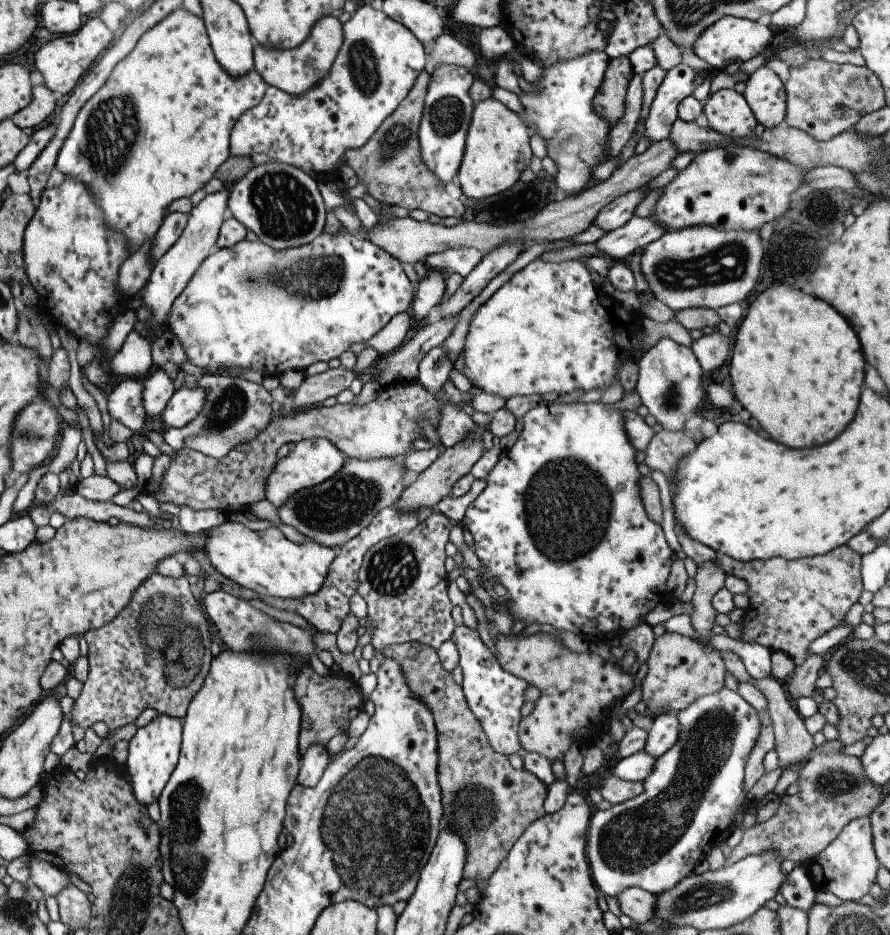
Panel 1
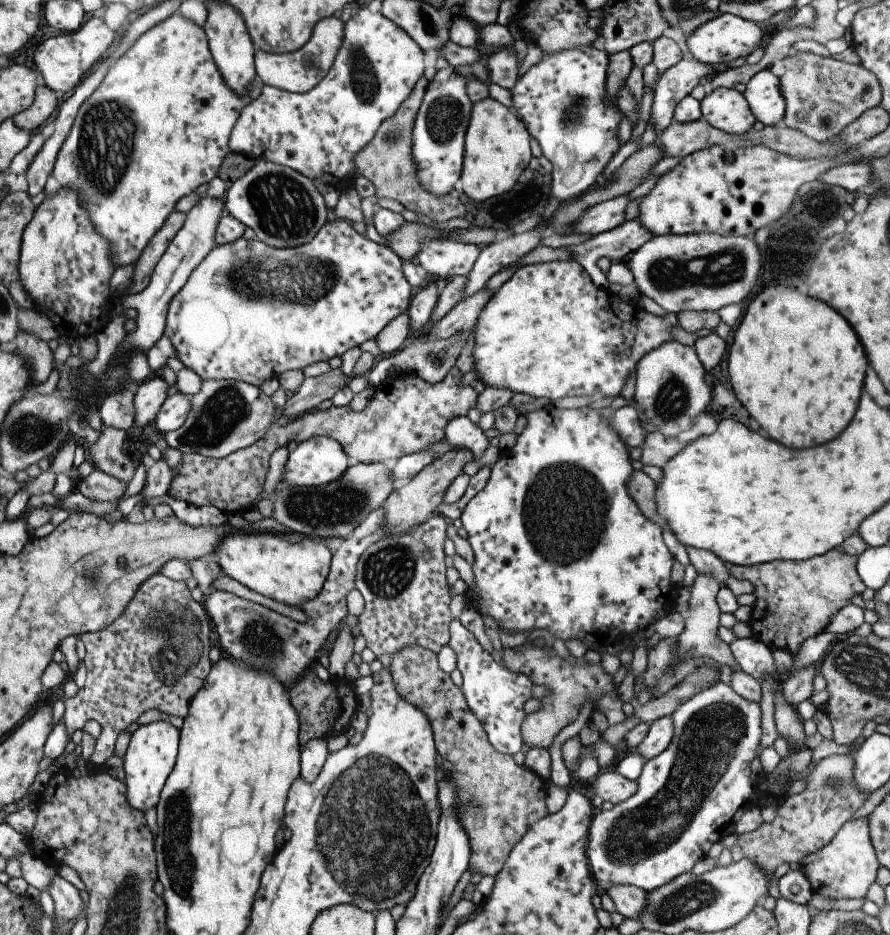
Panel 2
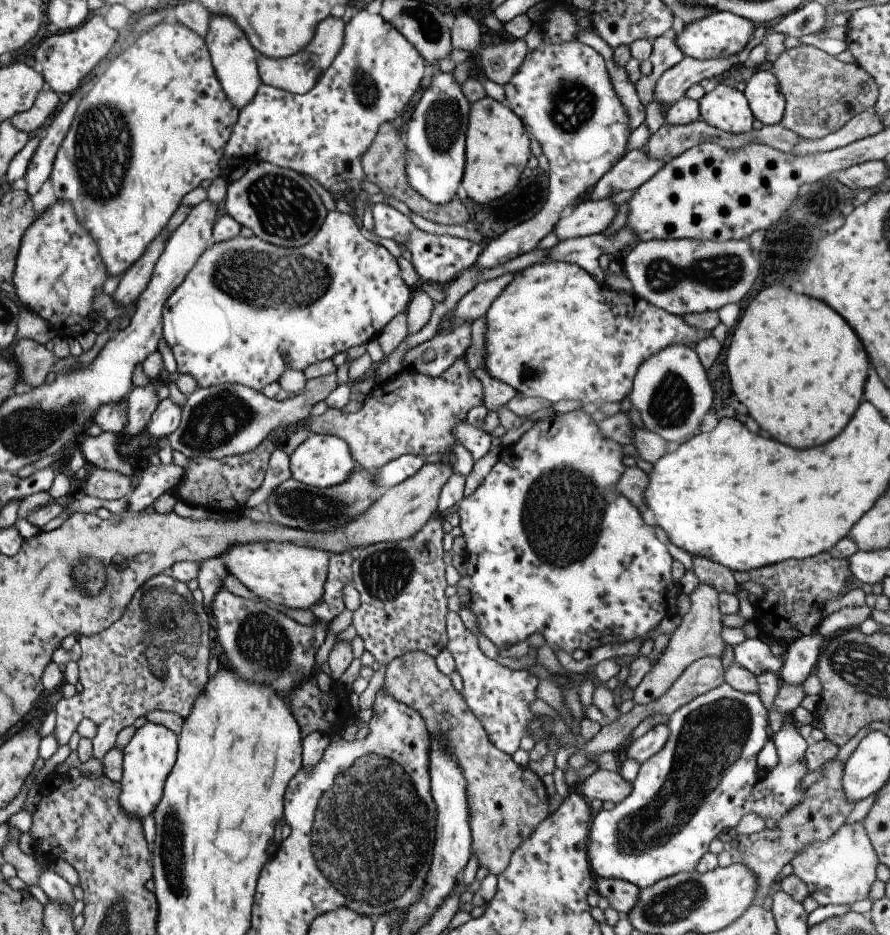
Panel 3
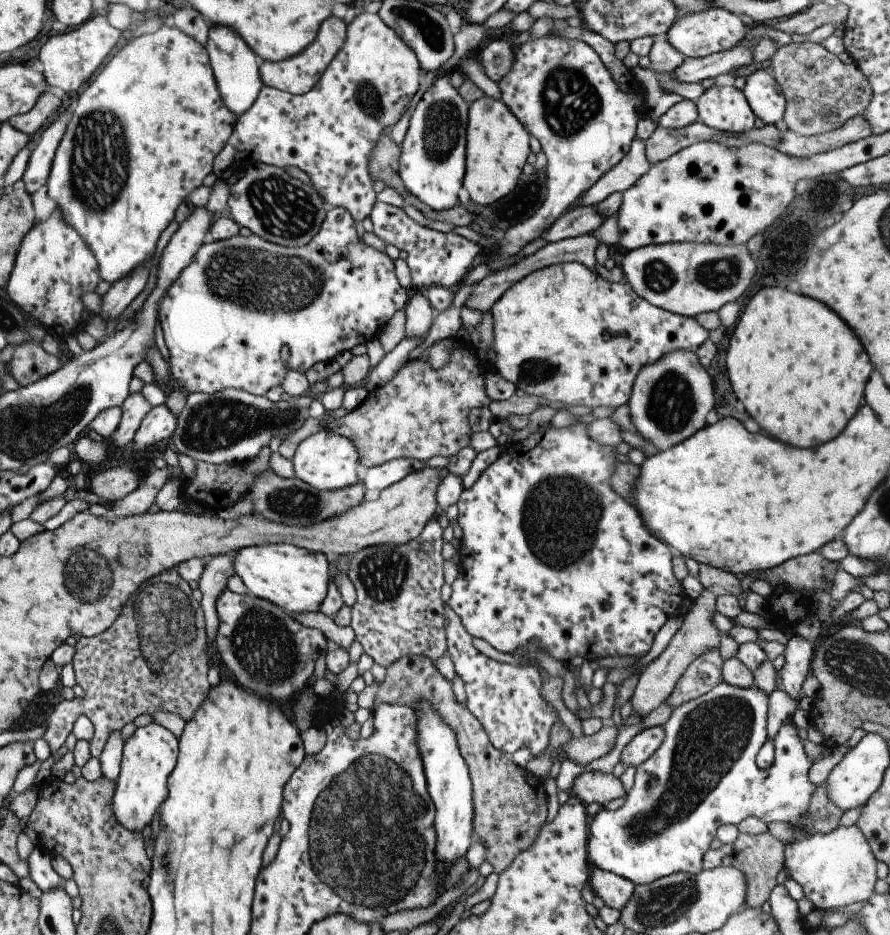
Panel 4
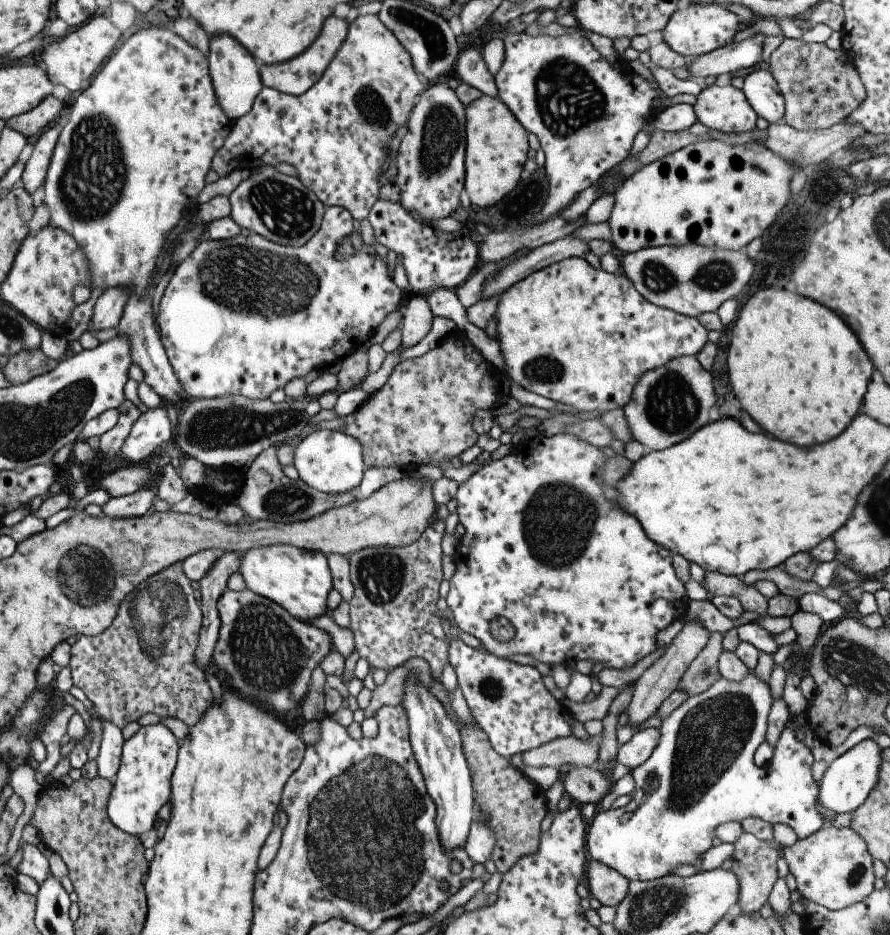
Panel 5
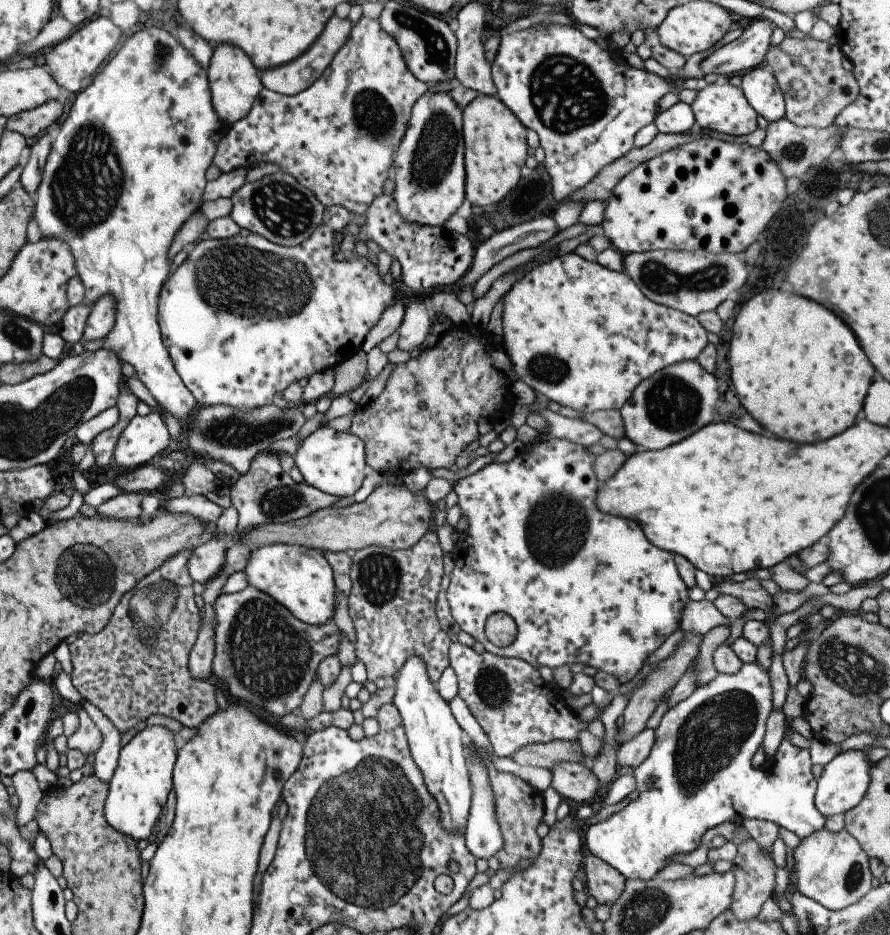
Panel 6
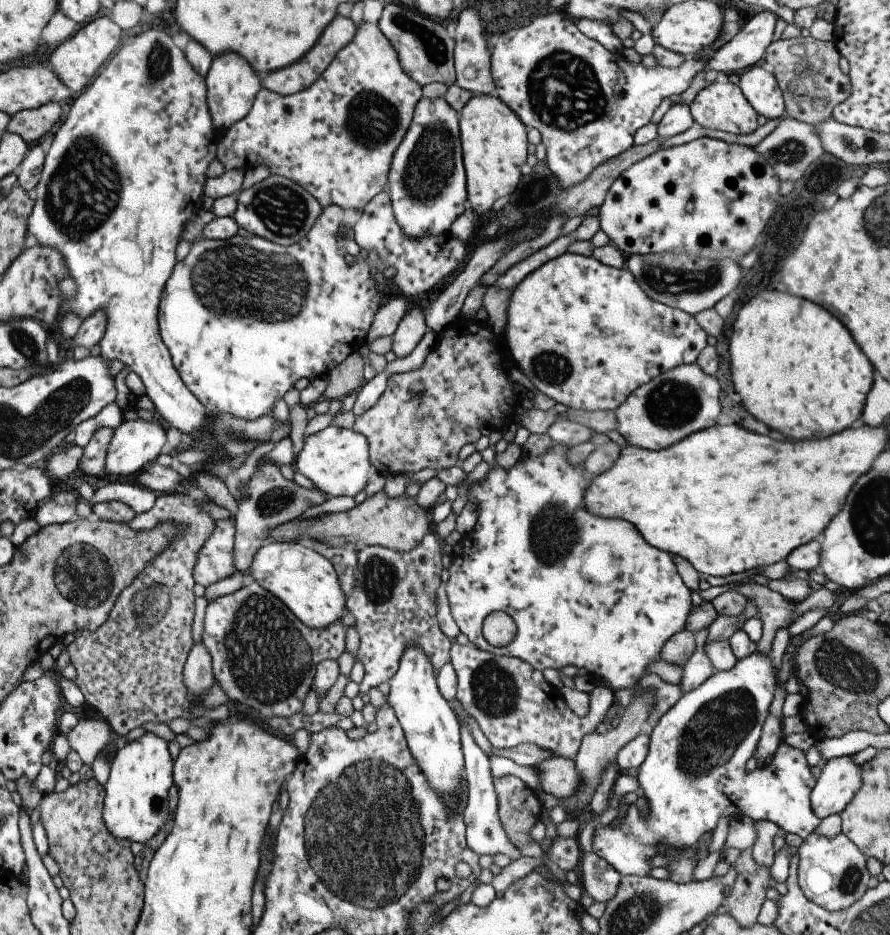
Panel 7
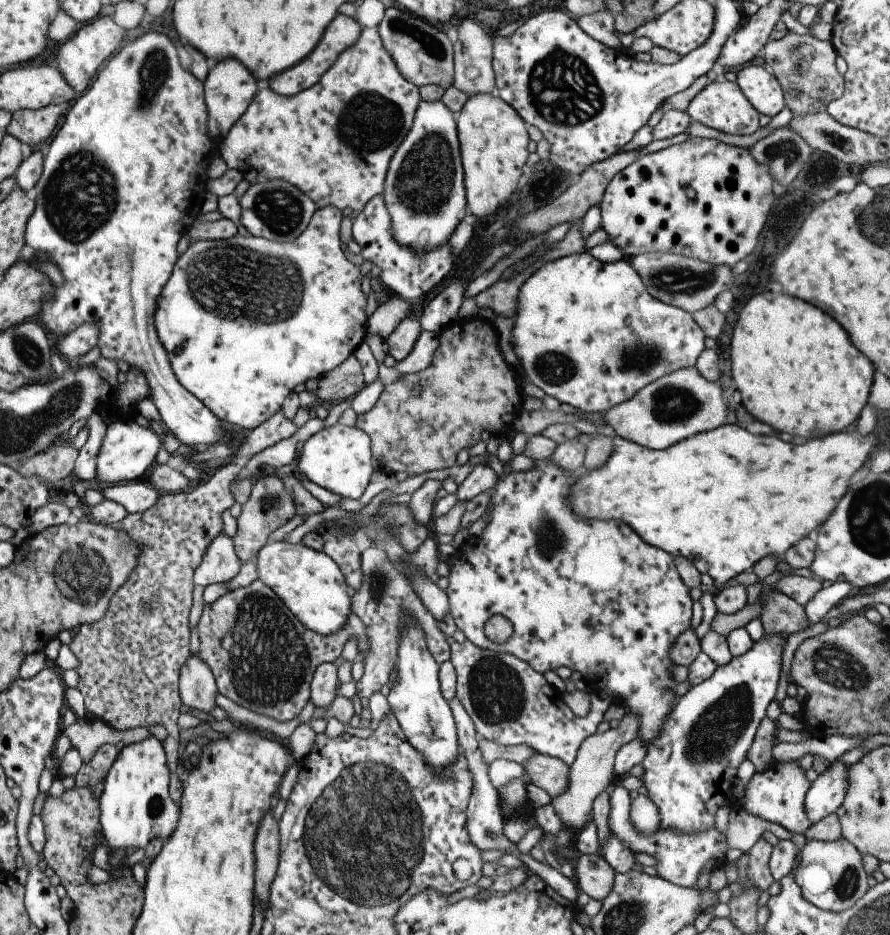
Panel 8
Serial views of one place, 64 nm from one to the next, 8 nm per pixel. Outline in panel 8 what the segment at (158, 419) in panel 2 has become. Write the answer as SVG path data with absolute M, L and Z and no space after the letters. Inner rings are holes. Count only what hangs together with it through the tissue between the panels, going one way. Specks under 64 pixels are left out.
M117 420L113 424L107 422L107 432L97 458L97 478L105 484L123 484L127 480L137 482L153 464L159 446L163 446L163 440L159 440L151 428L143 428L133 420Z

